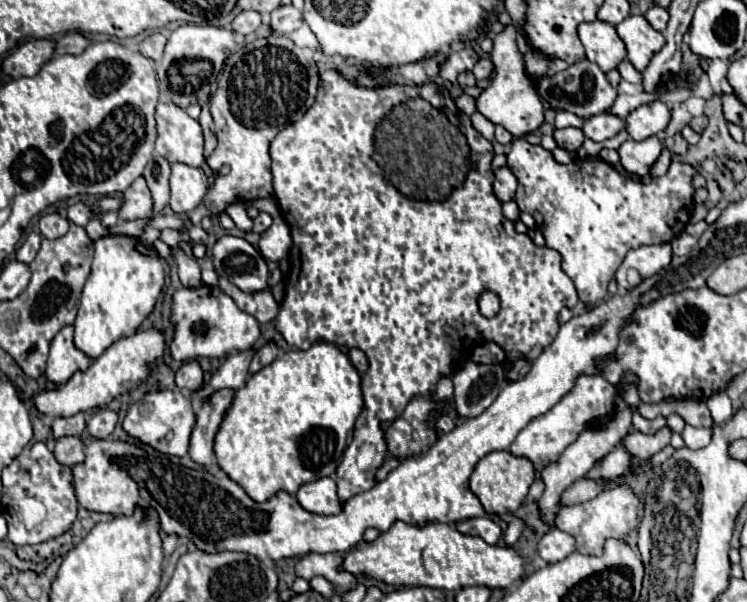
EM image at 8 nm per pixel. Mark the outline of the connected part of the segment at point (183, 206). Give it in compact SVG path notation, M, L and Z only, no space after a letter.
M185 164L171 166L171 210L185 214L195 210L207 192L207 178L201 168L191 168Z

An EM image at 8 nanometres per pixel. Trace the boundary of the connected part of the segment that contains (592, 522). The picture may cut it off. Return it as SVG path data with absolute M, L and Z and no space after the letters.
M613 486L609 490L603 490L597 498L583 502L579 506L565 506L563 512L557 514L557 528L571 534L577 542L577 550L581 554L593 554L599 556L603 552L603 542L607 538L623 538L627 532L631 532L637 524L637 496L627 486Z

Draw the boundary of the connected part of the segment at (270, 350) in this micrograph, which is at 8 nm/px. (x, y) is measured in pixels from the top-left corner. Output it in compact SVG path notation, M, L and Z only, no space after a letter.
M273 342L261 346L261 348L257 350L257 354L253 356L253 362L251 362L251 366L249 366L249 374L255 374L255 372L259 372L263 366L271 364L271 362L277 358L277 352L279 352L279 350L277 350L277 346L275 346Z

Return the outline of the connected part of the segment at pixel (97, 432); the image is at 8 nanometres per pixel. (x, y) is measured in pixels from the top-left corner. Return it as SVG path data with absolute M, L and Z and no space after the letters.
M97 410L95 414L89 416L87 420L87 430L93 438L101 438L105 440L107 436L111 436L113 428L117 424L117 414L111 410Z

